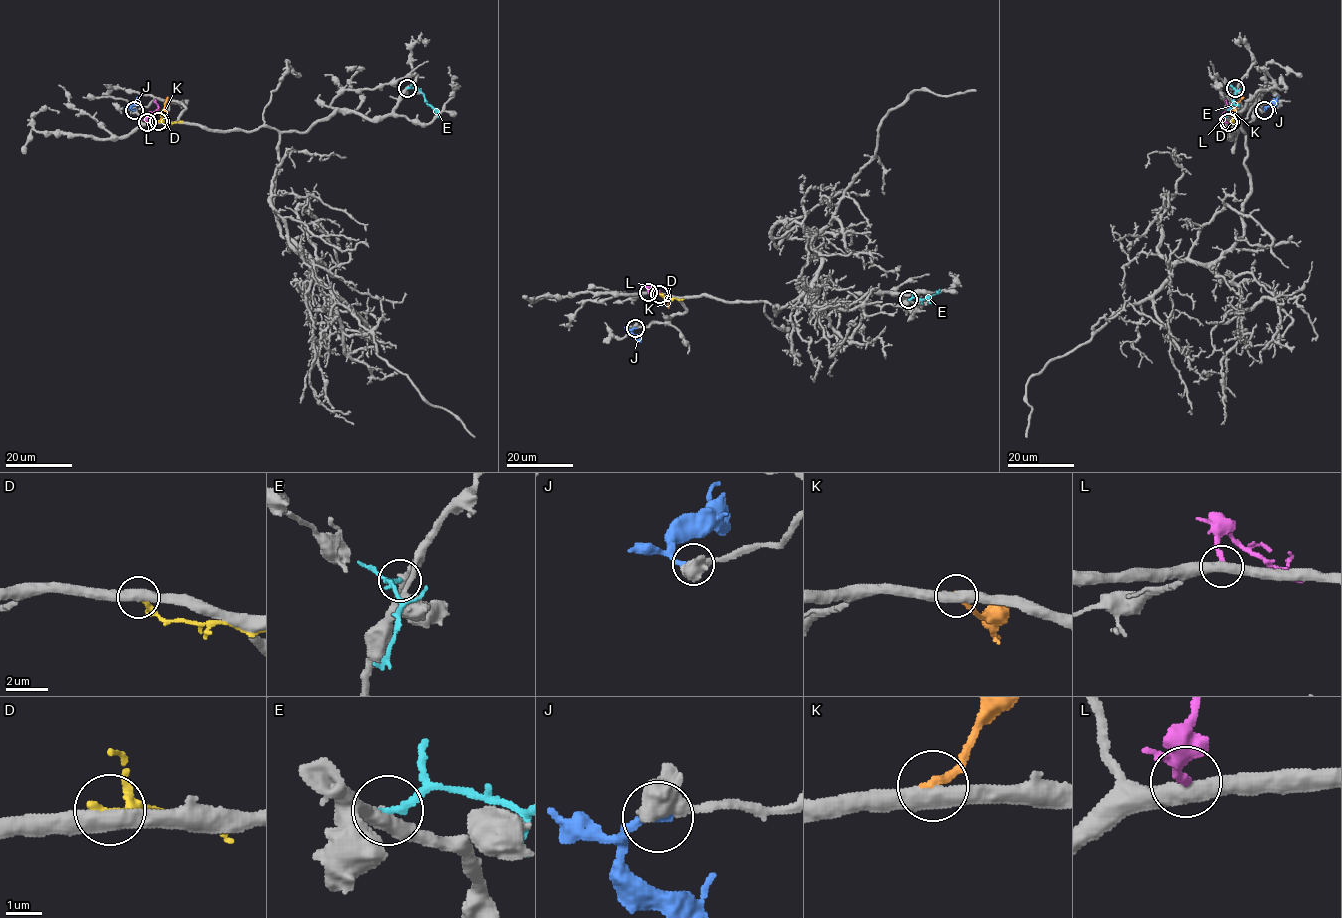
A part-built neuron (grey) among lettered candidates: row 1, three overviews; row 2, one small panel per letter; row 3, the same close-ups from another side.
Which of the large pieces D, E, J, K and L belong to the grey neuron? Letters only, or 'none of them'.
J

